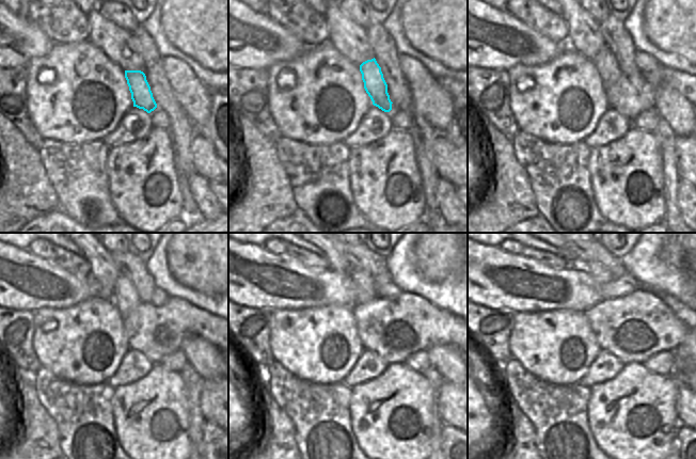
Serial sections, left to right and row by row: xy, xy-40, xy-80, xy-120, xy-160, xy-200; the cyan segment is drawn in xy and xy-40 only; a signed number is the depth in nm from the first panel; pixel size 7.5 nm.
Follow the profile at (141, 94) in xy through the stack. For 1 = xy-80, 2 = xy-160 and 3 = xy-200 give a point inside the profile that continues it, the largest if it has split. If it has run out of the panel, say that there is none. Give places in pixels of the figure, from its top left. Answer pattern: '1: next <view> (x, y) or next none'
1: next xy-80 (604, 62)
2: next xy-160 (365, 289)
3: next xy-200 (602, 274)

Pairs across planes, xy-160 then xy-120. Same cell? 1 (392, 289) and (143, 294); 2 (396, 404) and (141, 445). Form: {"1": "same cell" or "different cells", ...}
{"1": "different cells", "2": "same cell"}

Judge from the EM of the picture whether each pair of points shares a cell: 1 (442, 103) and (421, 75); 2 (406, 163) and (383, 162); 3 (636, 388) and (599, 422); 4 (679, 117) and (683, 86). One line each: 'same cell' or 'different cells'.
1: same cell
2: same cell
3: same cell
4: different cells

